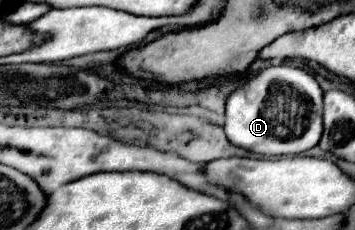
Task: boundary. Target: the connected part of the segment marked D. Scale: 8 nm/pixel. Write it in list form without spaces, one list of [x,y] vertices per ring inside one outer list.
[[[289,64],[269,66],[229,94],[227,106],[225,106],[225,136],[231,144],[263,156],[301,154],[313,148],[321,140],[321,134],[323,134],[321,114],[323,114],[323,90],[309,72]]]

